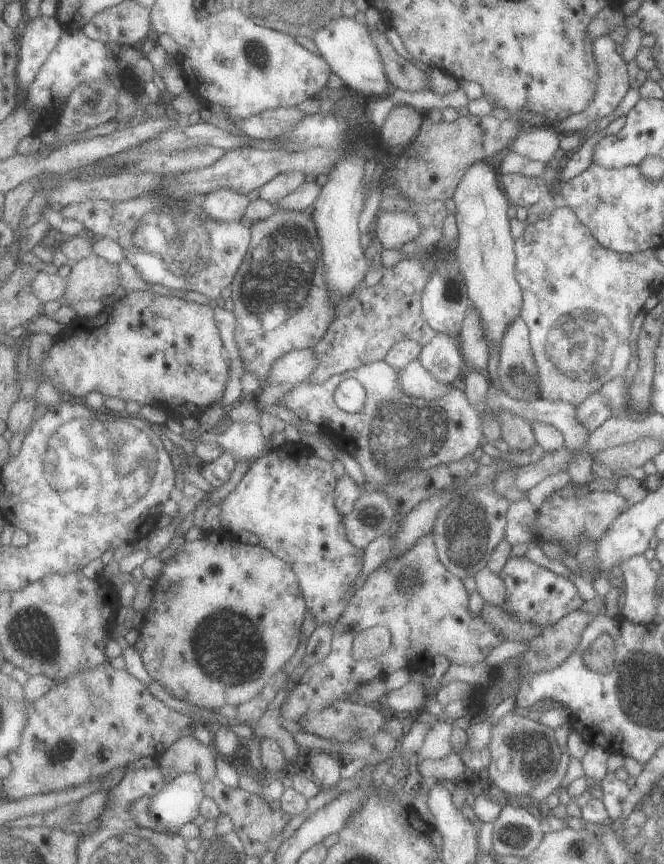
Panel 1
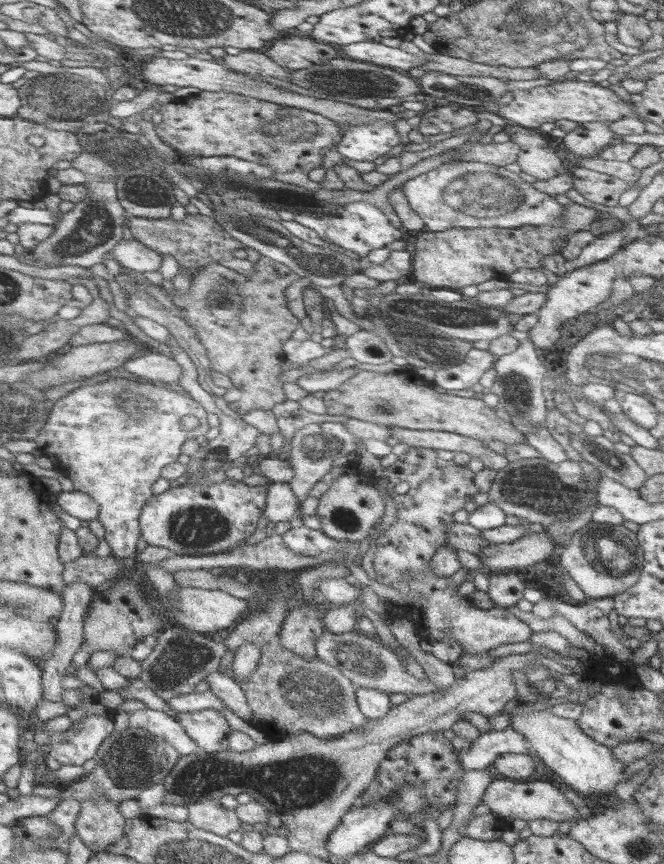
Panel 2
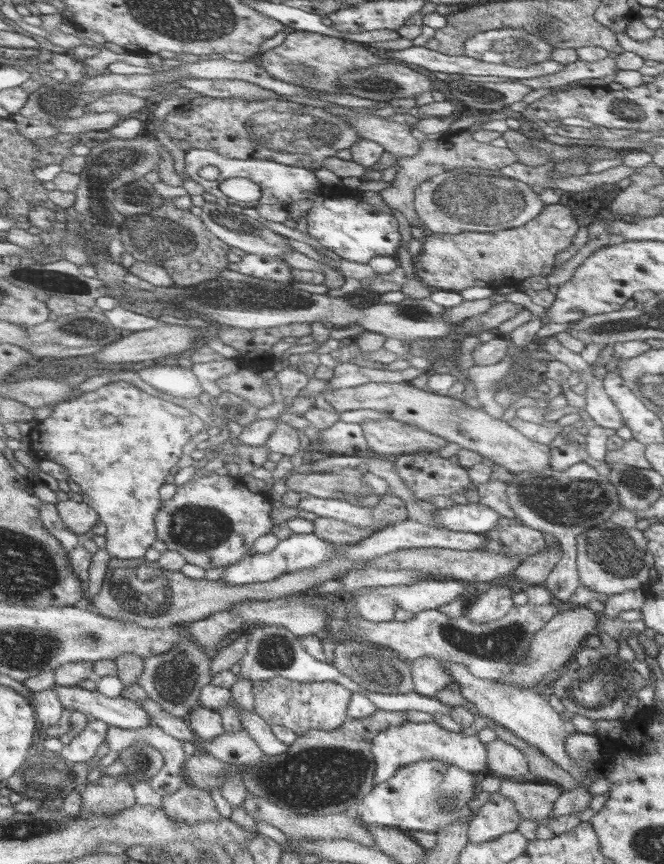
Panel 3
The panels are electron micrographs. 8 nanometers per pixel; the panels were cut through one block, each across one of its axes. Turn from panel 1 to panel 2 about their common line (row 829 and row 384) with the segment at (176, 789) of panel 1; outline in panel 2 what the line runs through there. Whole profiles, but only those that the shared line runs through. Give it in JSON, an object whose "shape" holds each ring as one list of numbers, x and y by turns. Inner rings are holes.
{"shape":[[150,354,142,358,136,356,134,360,128,362,126,368,136,376,144,376,154,384,160,383,164,386,179,384,180,376,182,376,182,367,174,360,160,354]]}

